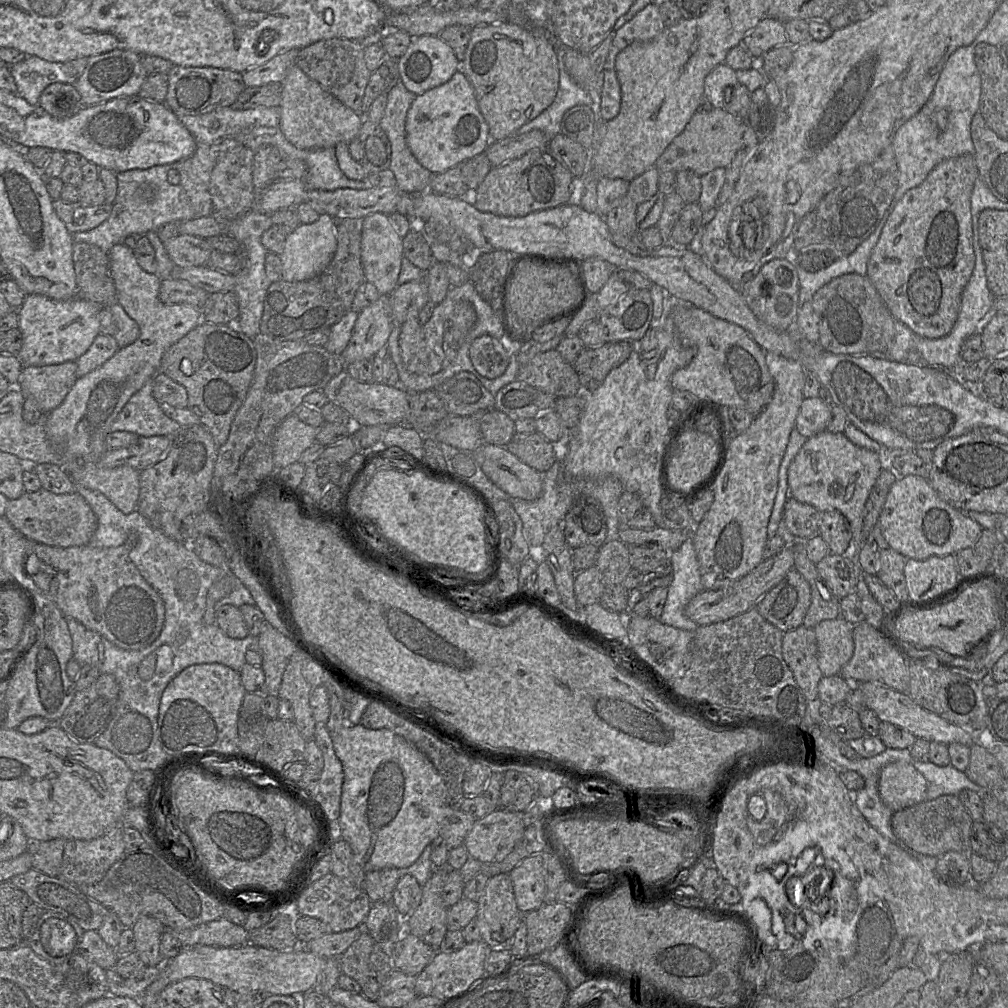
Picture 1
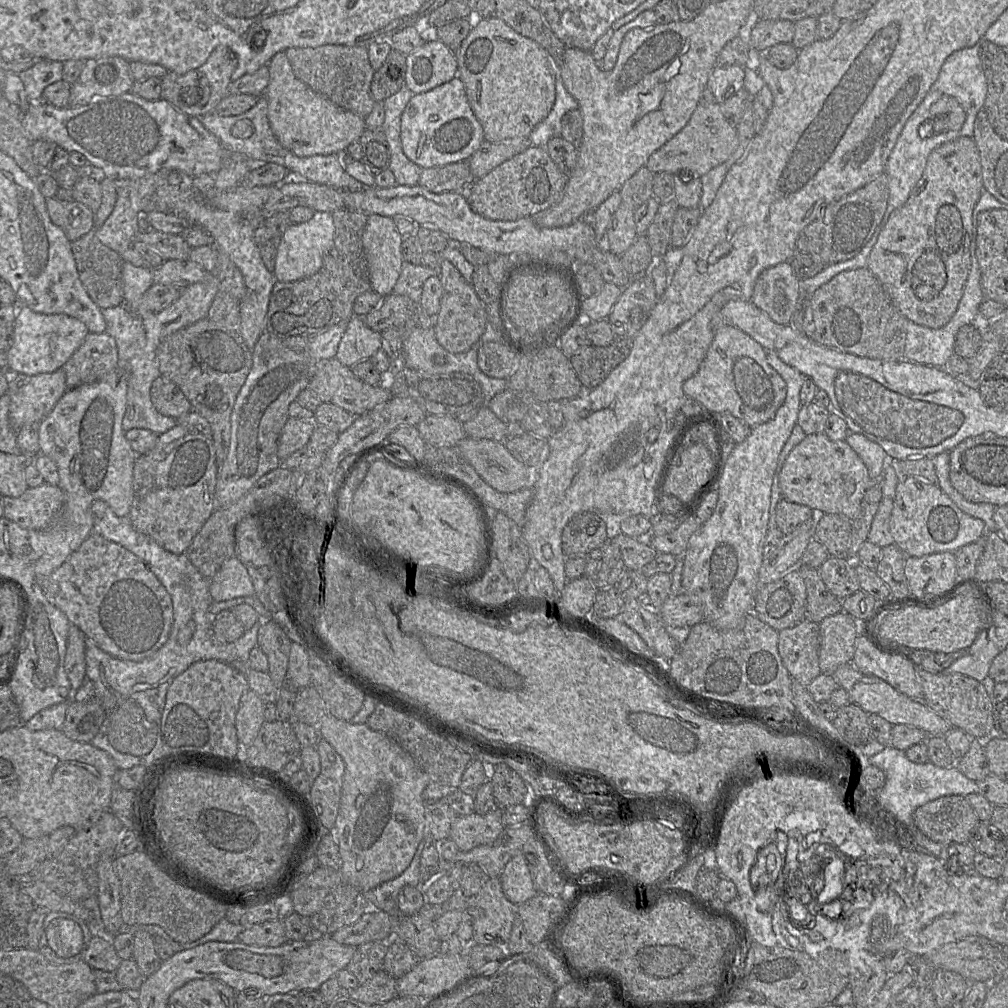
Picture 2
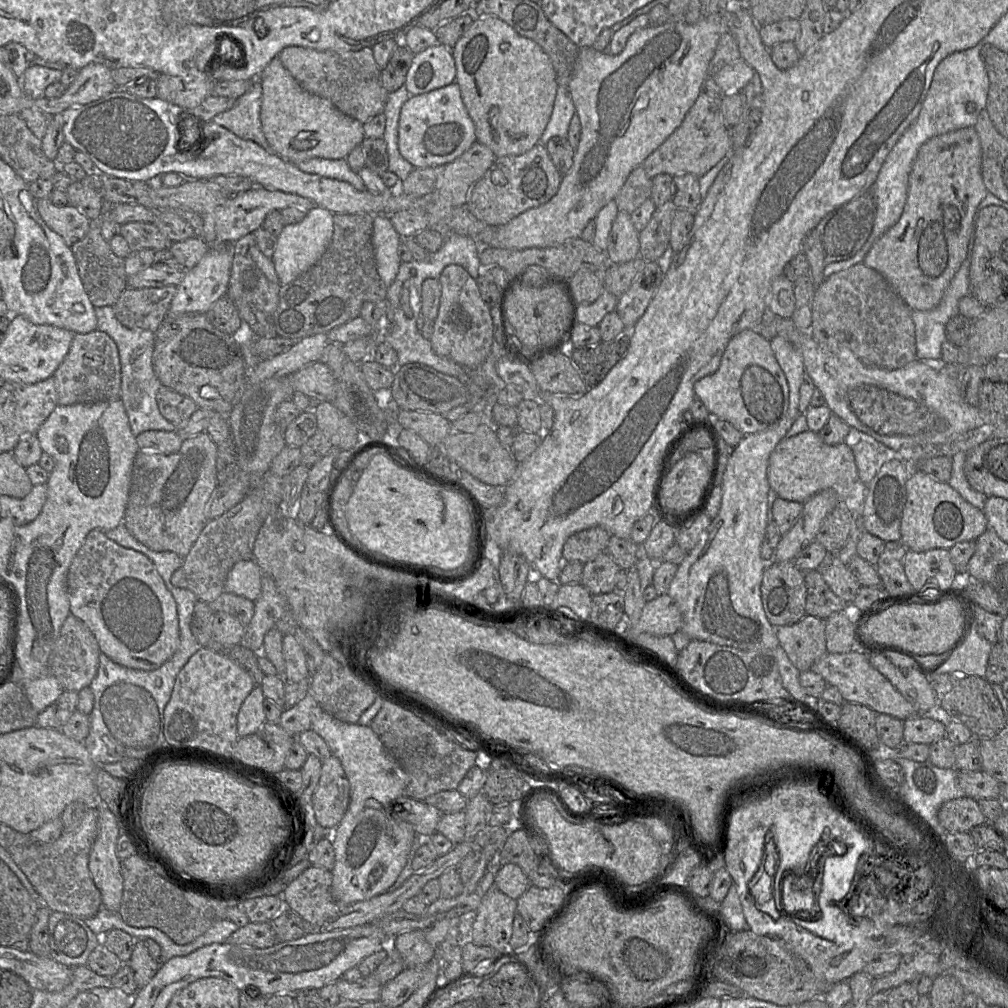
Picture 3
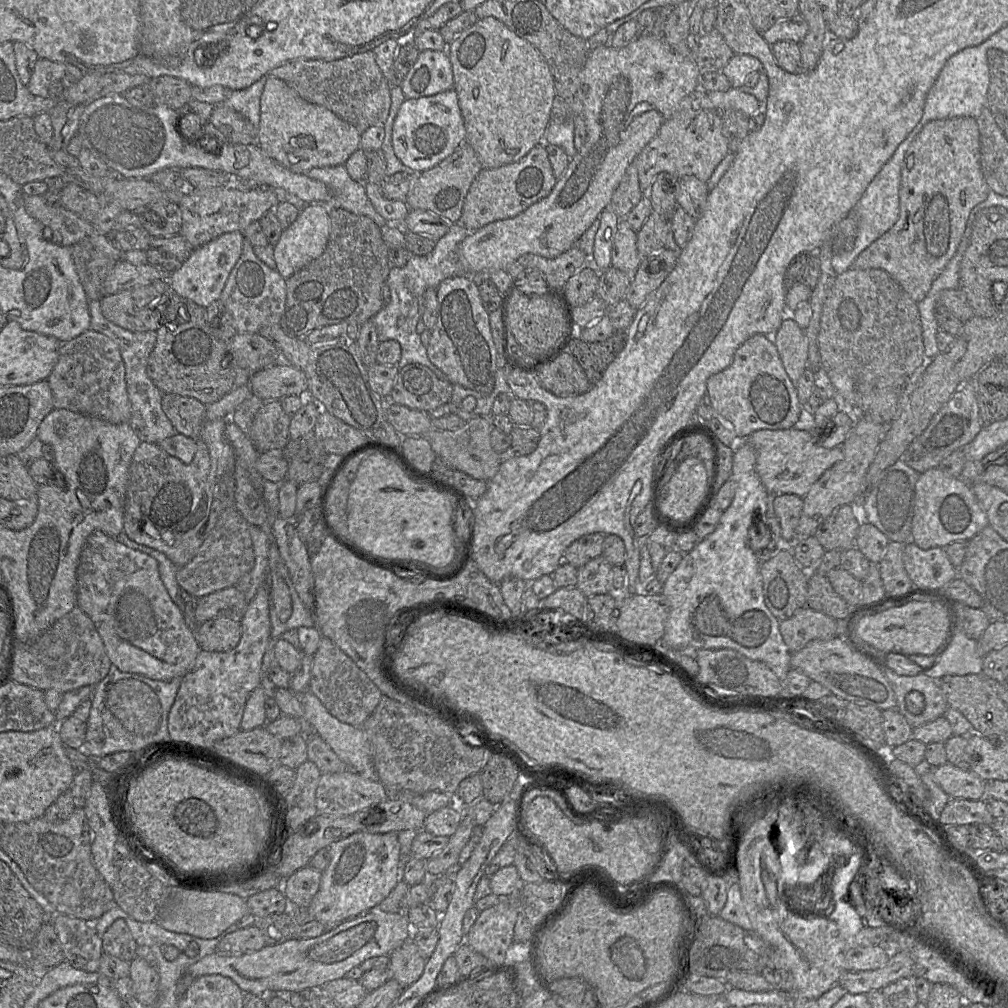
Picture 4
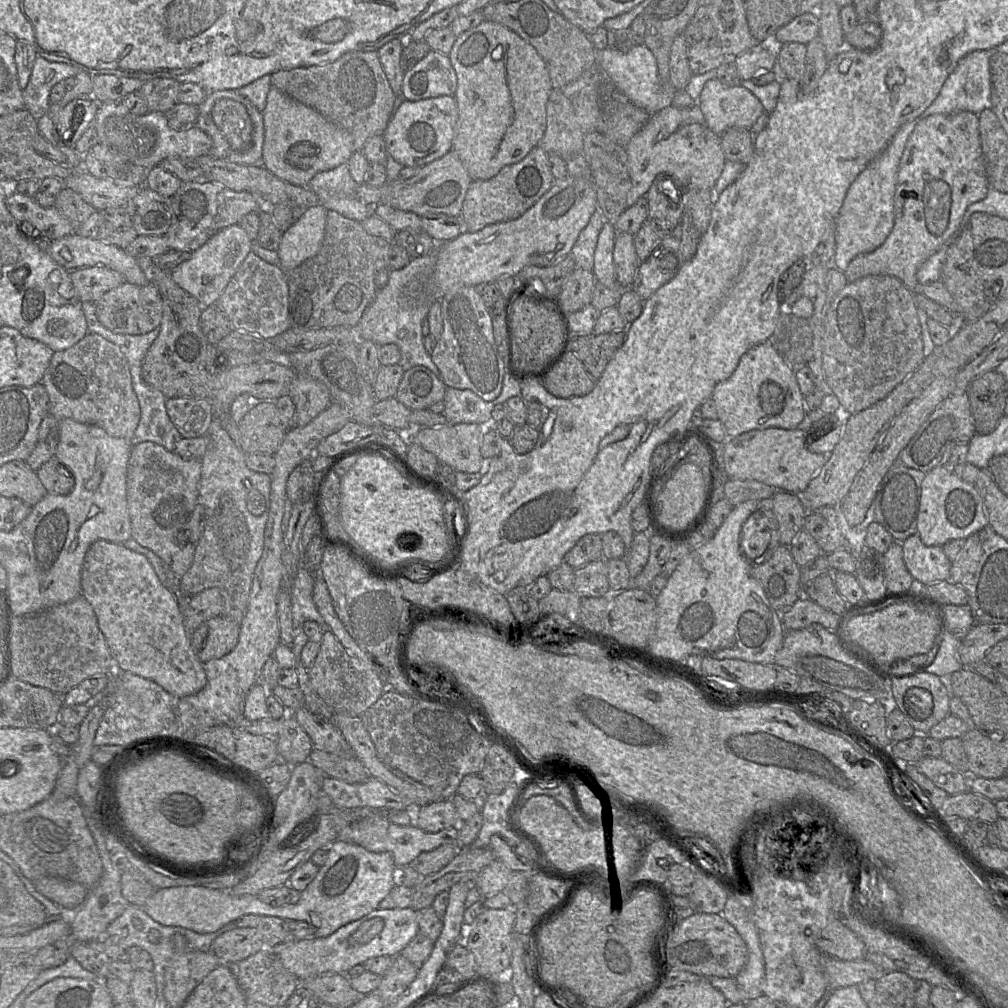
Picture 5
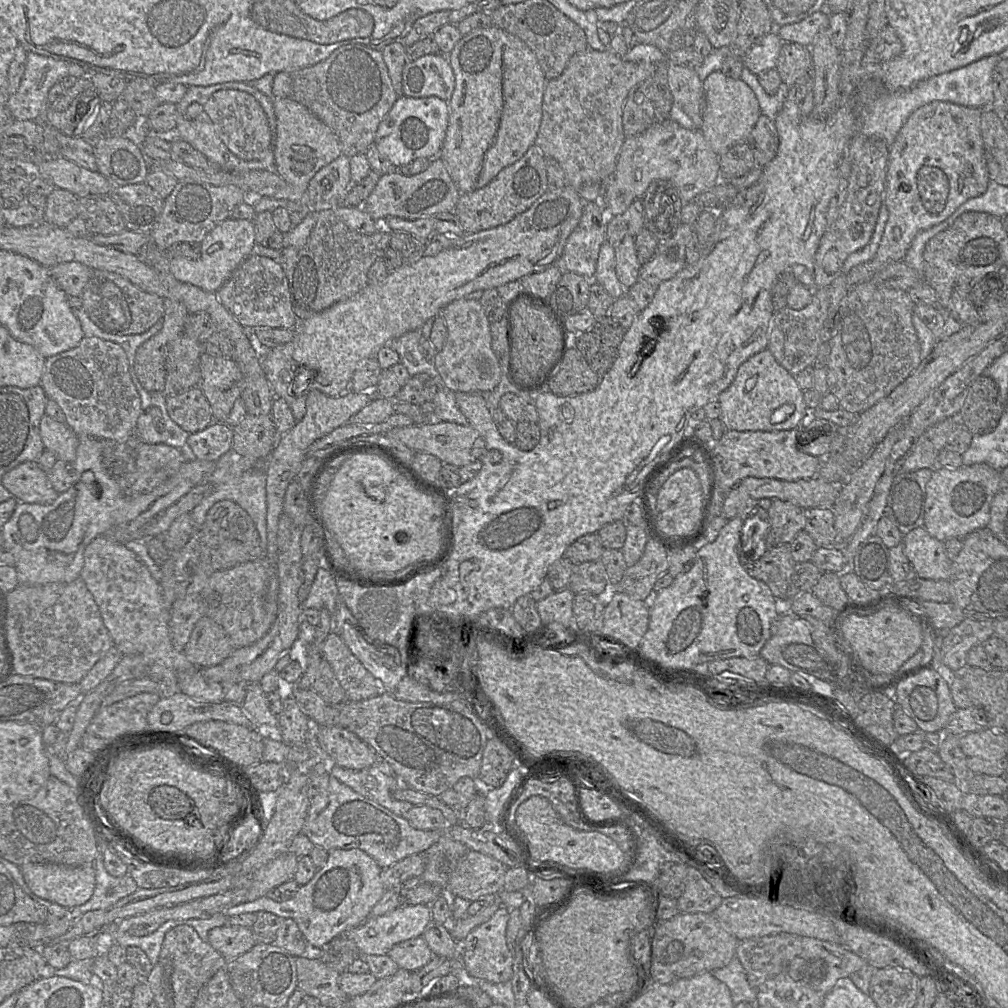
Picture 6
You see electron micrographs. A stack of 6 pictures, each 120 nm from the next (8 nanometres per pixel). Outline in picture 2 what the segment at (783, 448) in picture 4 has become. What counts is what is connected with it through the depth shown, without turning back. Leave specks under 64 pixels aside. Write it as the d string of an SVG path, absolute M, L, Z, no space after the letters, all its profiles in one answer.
M815 433L796 445L787 456L779 474L782 497L806 505L817 513L837 513L855 520L866 490L873 481L858 454L845 440L831 440L825 433Z

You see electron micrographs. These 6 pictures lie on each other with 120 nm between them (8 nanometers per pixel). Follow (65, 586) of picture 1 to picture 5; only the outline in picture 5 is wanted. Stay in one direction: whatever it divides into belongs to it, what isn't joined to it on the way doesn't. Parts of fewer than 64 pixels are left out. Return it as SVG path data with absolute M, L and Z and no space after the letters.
M97 540L88 548L84 563L82 566L81 574L81 595L91 604L95 615L97 617L98 626L102 632L109 651L114 660L116 670L120 672L131 672L142 678L154 681L160 685L165 691L170 693L177 699L185 696L193 695L199 692L207 682L206 674L203 668L203 664L195 655L191 647L191 635L189 635L183 625L183 617L180 612L180 608L173 593L162 585L155 570L149 560L142 554L136 553L122 545L122 543L113 543L105 540Z

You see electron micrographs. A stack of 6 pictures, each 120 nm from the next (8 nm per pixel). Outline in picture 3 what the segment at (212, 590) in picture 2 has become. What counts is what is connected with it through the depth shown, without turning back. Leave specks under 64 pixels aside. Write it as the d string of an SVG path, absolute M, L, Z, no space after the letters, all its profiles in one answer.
M253 560L239 561L229 571L223 591L255 601L261 593L262 571Z

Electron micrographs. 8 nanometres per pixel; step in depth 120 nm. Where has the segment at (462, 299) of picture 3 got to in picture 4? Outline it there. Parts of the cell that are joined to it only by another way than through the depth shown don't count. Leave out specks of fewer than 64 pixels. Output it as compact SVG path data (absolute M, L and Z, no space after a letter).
M453 276L443 280L437 291L437 321L427 346L429 360L452 384L489 395L497 371L496 346L489 324L489 313L483 307L479 290L471 276Z

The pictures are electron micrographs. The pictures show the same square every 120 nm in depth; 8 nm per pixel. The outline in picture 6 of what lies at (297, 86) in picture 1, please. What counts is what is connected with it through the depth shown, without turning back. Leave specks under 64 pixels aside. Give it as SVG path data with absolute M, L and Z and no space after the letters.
M289 98L273 100L276 116L273 138L275 171L293 187L306 191L314 175L342 153L341 143L332 129L304 105Z

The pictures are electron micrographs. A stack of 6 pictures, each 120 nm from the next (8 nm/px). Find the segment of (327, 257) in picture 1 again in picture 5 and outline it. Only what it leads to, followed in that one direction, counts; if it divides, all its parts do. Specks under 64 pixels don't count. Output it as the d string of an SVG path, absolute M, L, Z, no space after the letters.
M321 204L310 207L283 233L277 250L283 271L292 270L317 254L324 238L327 212Z

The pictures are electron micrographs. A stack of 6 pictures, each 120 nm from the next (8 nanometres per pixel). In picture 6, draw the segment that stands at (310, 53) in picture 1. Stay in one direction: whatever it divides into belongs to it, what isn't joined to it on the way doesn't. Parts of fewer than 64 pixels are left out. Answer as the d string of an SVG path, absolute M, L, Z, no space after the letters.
M347 44L325 60L296 71L274 74L273 98L289 98L316 115L337 135L347 157L365 154L374 145L378 126L398 98L381 51L363 44Z

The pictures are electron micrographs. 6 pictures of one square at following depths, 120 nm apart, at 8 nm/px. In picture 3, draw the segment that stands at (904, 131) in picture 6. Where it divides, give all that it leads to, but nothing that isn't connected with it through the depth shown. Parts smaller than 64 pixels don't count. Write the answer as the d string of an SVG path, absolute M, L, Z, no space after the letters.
M974 127L958 129L927 140L919 148L913 162L907 199L899 220L874 242L864 257L862 263L882 274L912 311L935 308L966 259L973 215L987 194L981 162L982 150Z

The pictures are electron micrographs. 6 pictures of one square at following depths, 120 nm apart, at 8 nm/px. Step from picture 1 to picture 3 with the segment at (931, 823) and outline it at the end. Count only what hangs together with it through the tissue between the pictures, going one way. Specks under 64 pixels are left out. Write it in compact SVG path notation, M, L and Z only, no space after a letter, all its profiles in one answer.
M965 796L942 804L937 818L940 827L948 832L970 832L987 823L977 800Z

